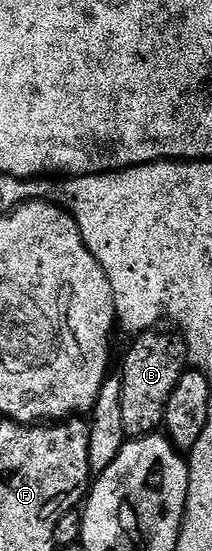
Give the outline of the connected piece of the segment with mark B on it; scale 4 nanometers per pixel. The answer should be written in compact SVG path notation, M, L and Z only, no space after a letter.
M161 331L136 334L132 338L133 346L126 351L125 362L119 370L123 387L123 427L129 439L147 437L162 428L167 399L171 399L175 383L179 383L190 364L189 348L185 345L184 337L176 332L157 332Z

